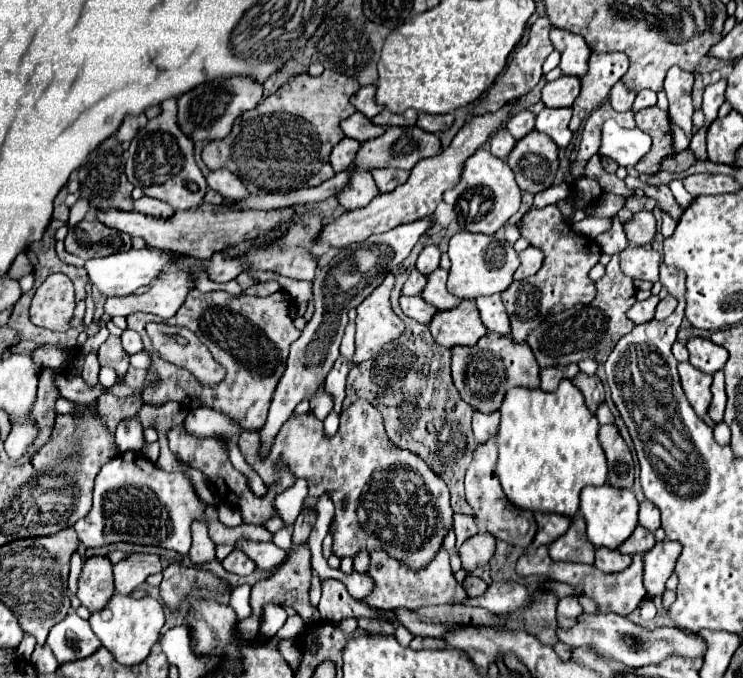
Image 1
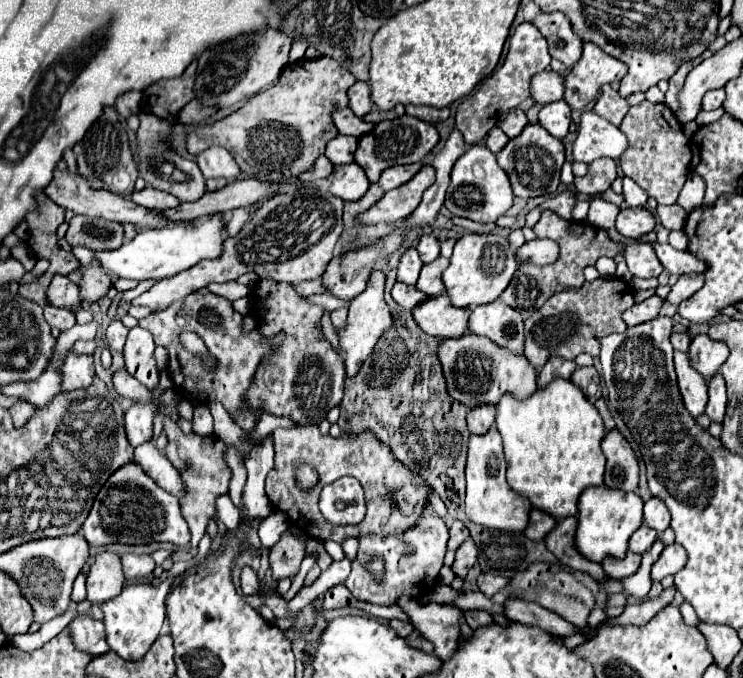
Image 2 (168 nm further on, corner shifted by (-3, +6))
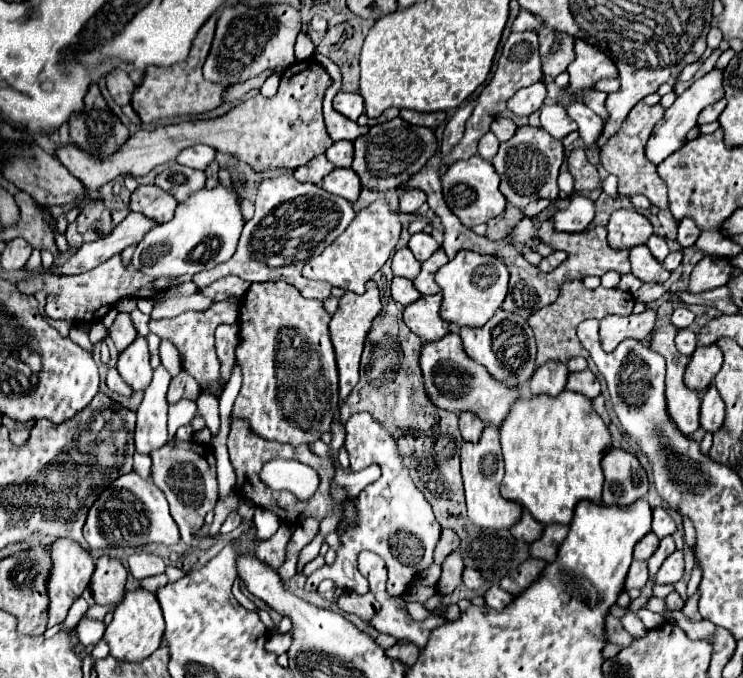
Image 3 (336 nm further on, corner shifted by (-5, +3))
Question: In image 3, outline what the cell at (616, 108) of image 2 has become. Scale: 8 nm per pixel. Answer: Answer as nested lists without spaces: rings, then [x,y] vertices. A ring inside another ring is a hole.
[[[591,88],[591,90],[587,90],[587,92],[583,94],[583,102],[585,102],[595,114],[599,114],[603,120],[609,118],[609,112],[607,112],[607,108],[605,108],[605,100],[607,100],[607,94],[605,94],[605,92],[599,92],[599,90],[595,90],[595,88]]]

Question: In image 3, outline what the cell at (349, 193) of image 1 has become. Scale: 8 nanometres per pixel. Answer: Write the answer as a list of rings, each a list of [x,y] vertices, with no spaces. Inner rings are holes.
[[[335,168],[331,174],[323,178],[323,188],[335,196],[355,202],[361,192],[361,182],[351,168]]]

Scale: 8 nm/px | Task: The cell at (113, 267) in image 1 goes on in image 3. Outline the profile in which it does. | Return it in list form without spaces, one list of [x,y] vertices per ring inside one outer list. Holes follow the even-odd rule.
[[[217,186],[213,190],[199,190],[199,194],[193,194],[189,202],[179,204],[175,210],[173,220],[159,224],[157,228],[149,230],[145,238],[137,244],[135,254],[133,254],[133,268],[147,274],[147,276],[181,276],[181,274],[197,274],[201,270],[213,268],[225,260],[229,260],[235,252],[241,228],[243,228],[243,218],[241,210],[237,206],[237,192],[227,190],[225,186]],[[219,240],[215,246],[215,254],[211,252],[207,258],[199,256],[195,258],[193,252],[199,244],[203,244],[205,252],[211,248],[211,244]]]

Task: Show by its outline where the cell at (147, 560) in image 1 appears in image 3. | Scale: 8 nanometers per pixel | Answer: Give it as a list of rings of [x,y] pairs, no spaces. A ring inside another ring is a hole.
[[[147,552],[131,554],[127,562],[129,562],[131,574],[133,574],[137,580],[143,580],[143,578],[147,578],[147,576],[155,576],[155,574],[165,572],[165,562],[163,562],[163,558],[159,558],[159,556],[155,556],[155,554],[147,554]]]

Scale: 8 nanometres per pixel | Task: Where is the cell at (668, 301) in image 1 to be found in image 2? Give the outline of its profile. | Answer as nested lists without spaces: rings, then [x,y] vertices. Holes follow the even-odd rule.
[[[695,273],[695,275],[683,275],[679,277],[679,281],[673,285],[667,301],[673,305],[679,305],[681,301],[689,299],[695,291],[699,291],[705,283],[705,275],[703,273]]]

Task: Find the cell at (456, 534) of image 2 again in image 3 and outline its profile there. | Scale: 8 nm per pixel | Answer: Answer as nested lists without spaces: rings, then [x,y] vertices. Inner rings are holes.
[[[445,528],[445,530],[441,532],[441,540],[439,540],[437,548],[435,548],[435,562],[441,564],[441,562],[443,562],[443,560],[453,552],[453,550],[459,548],[459,544],[461,544],[459,536],[457,536],[453,530]]]

